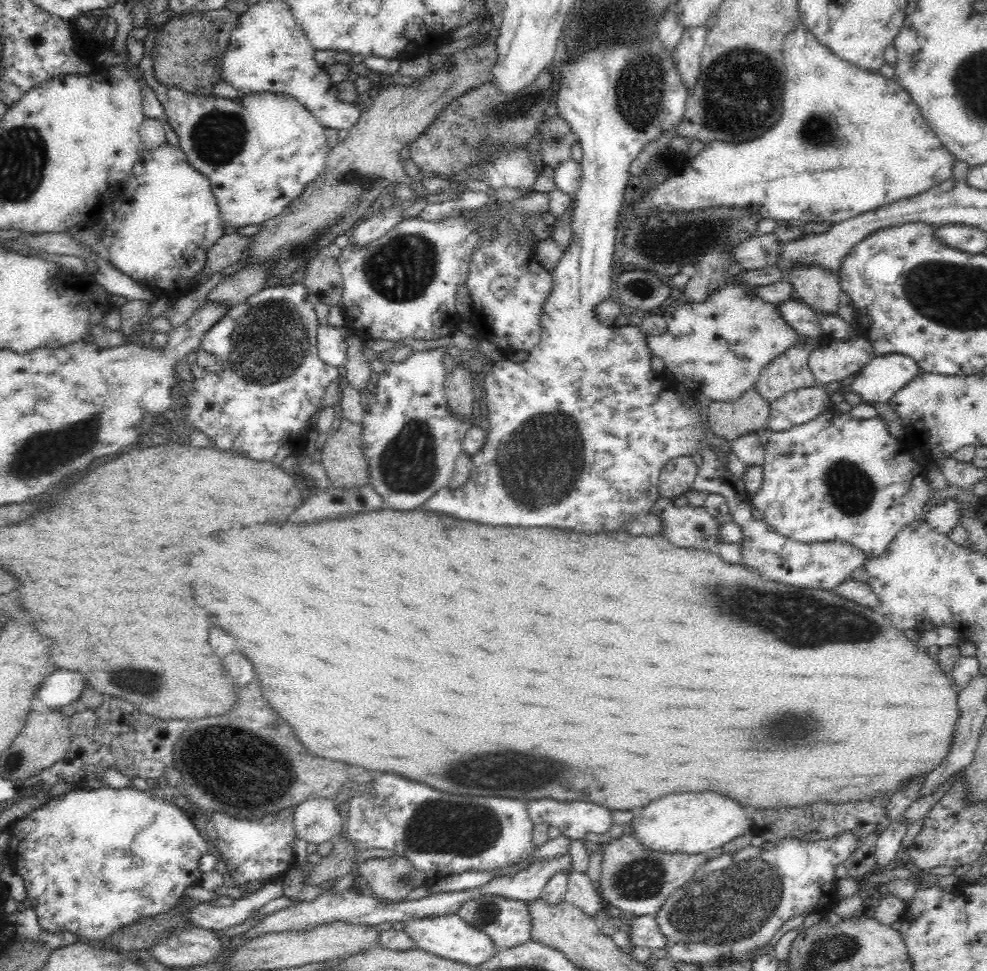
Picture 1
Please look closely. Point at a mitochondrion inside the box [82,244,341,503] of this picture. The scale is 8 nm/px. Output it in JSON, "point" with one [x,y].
{"point":[269,339]}

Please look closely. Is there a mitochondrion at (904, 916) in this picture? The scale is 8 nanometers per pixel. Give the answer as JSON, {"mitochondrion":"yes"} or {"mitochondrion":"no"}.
{"mitochondrion":"no"}

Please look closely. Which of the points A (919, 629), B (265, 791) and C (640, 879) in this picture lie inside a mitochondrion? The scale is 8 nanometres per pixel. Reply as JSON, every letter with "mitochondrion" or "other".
{"A":"other","B":"mitochondrion","C":"mitochondrion"}

